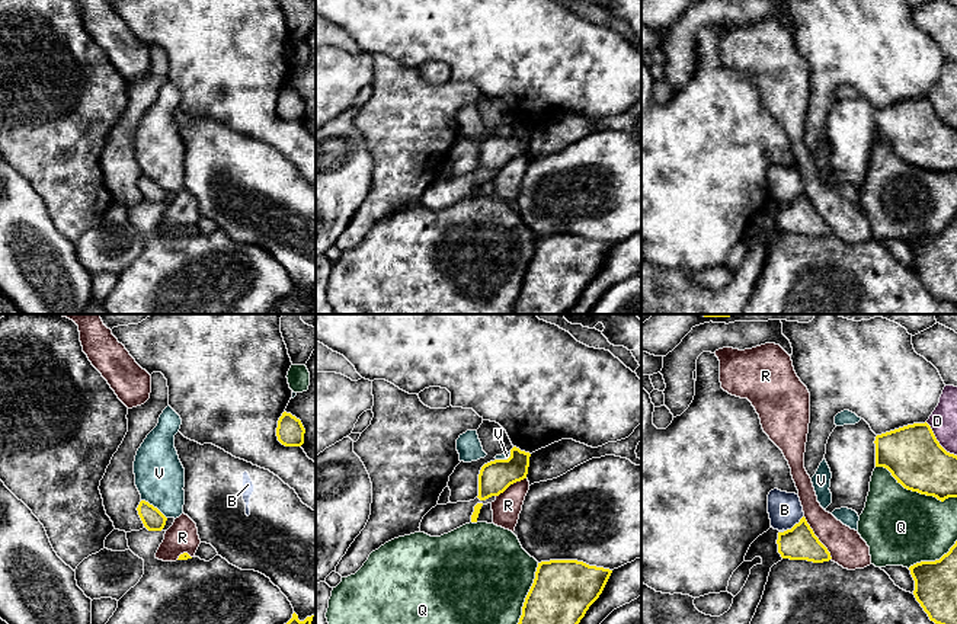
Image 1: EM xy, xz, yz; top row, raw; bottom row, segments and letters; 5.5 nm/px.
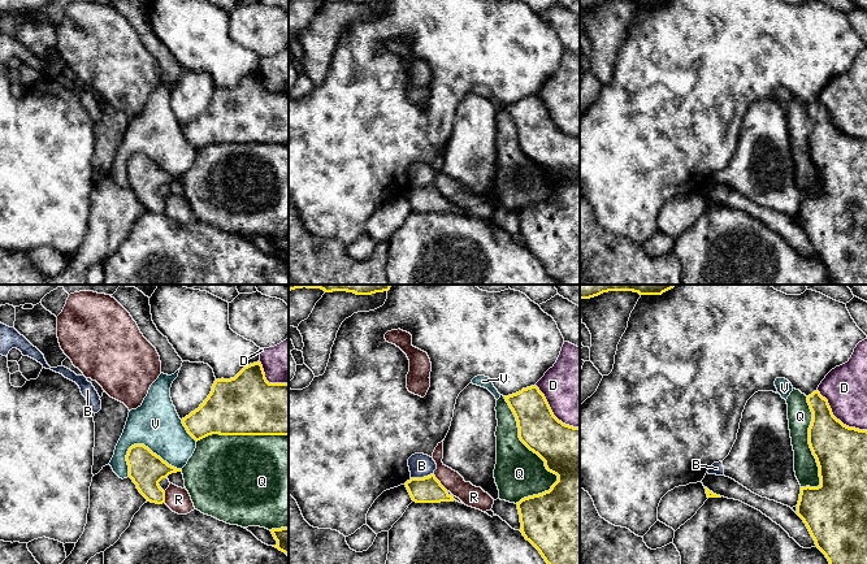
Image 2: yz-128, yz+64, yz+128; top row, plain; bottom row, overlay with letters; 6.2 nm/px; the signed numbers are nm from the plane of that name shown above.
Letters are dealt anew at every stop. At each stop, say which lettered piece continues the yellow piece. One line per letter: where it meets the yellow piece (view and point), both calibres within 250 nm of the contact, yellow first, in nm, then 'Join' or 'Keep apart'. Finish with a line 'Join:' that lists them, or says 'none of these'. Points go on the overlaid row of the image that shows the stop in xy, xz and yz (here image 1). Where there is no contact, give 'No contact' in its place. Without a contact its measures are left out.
B: Touches yellow at yz (796, 524). Thickness 190 nm (yellow) against 180 nm. Keep apart
D: Touches yellow at yz (937, 441). Thickness 320 nm (yellow) against 150 nm. Keep apart
Q: Touches yellow at yz (917, 490). Thickness 320 nm (yellow) against 420 nm. Keep apart
R: Touches yellow at yz (818, 538). Thickness 190 nm (yellow) against 200 nm. Keep apart
V: Touches yellow at xy (153, 506). Thickness 120 nm (yellow) against 280 nm. Keep apart
Join: none of these

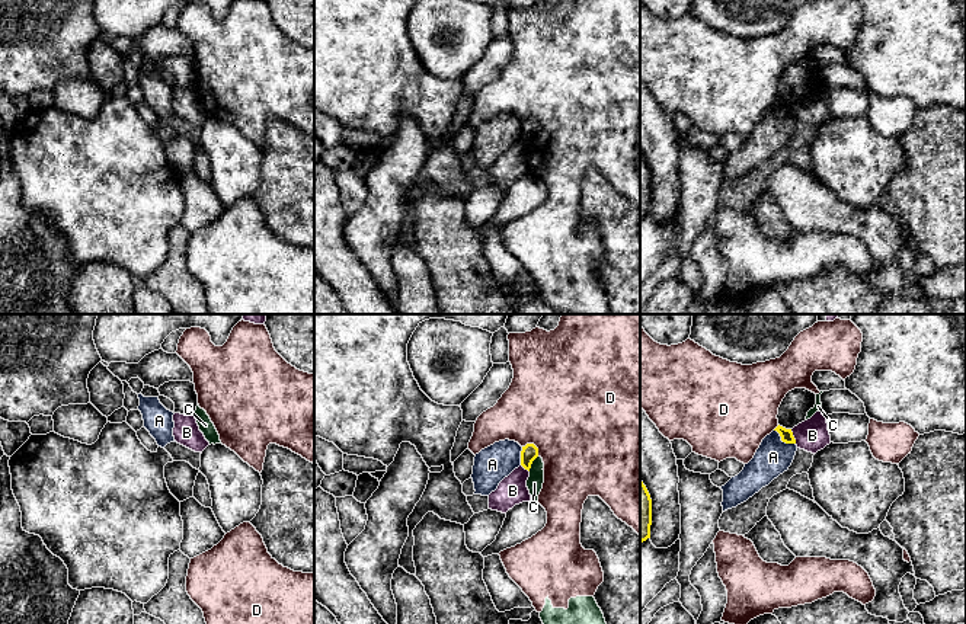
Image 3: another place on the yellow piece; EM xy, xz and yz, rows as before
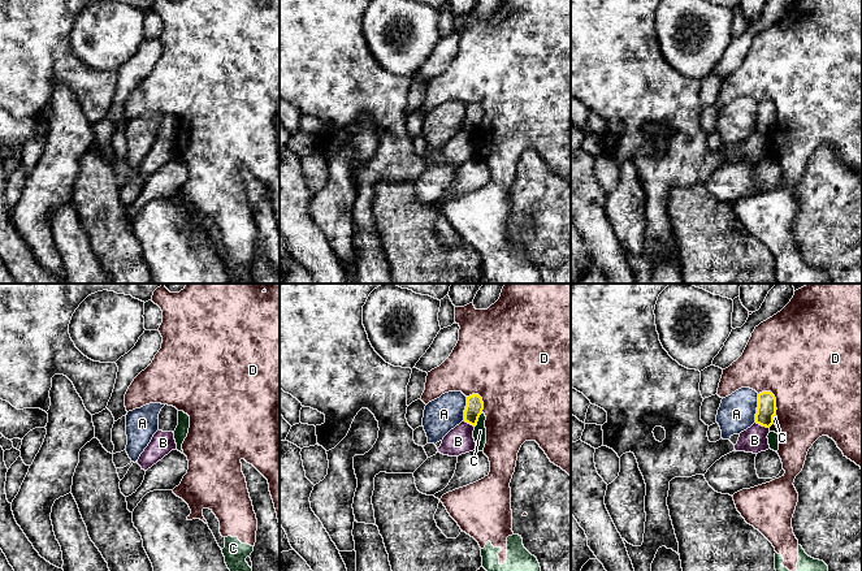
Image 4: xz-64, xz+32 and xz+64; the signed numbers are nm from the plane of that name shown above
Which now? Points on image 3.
A: Touches yellow at yz (783, 441). Thickness 70 nm (yellow) against 200 nm. Keep apart
B: Touches yellow at yz (793, 437). Thickness 70 nm (yellow) against 190 nm. Keep apart
C: Touches yellow at xz (531, 463). Thickness 90 nm (yellow) against 90 nm. Keep apart
D: Touches yellow at xz (534, 445). Thickness 90 nm (yellow) against 500 nm. Keep apart
Join: none of these

